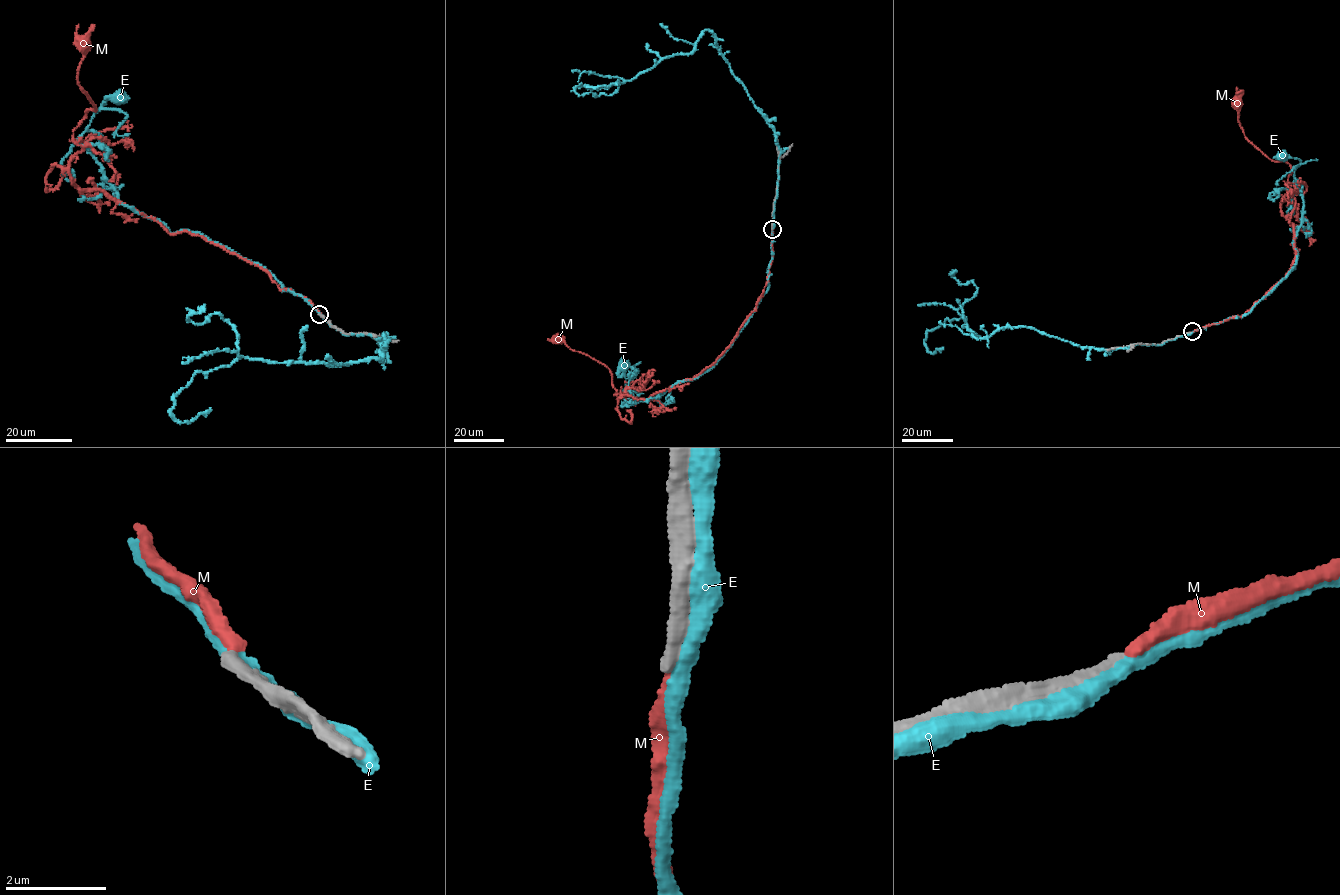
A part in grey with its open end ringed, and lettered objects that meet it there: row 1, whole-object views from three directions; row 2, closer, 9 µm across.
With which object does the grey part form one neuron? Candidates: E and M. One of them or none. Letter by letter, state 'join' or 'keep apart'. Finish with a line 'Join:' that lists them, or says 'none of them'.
E: keep apart
M: keep apart
Join: none of them

